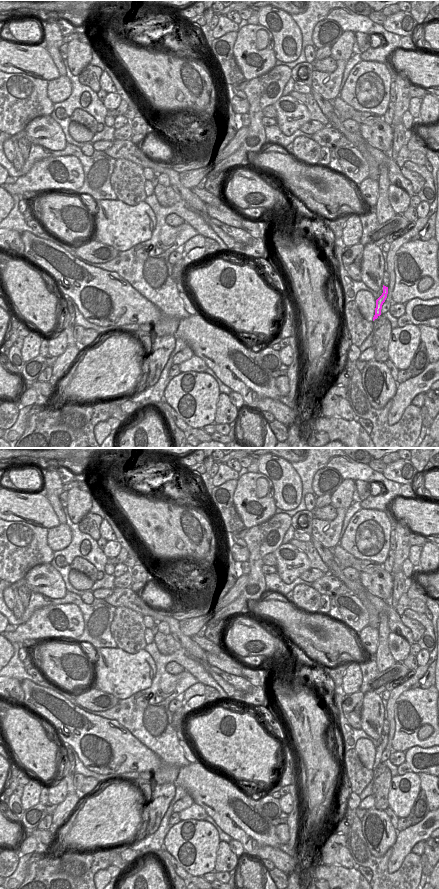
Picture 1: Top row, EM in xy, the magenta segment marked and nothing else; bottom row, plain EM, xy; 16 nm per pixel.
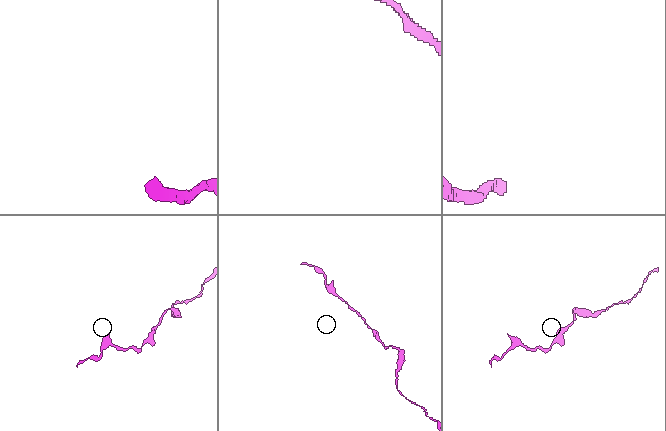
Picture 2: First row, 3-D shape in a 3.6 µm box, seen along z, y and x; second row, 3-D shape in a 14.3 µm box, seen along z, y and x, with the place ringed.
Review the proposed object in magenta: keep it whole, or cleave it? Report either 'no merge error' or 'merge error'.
no merge error

